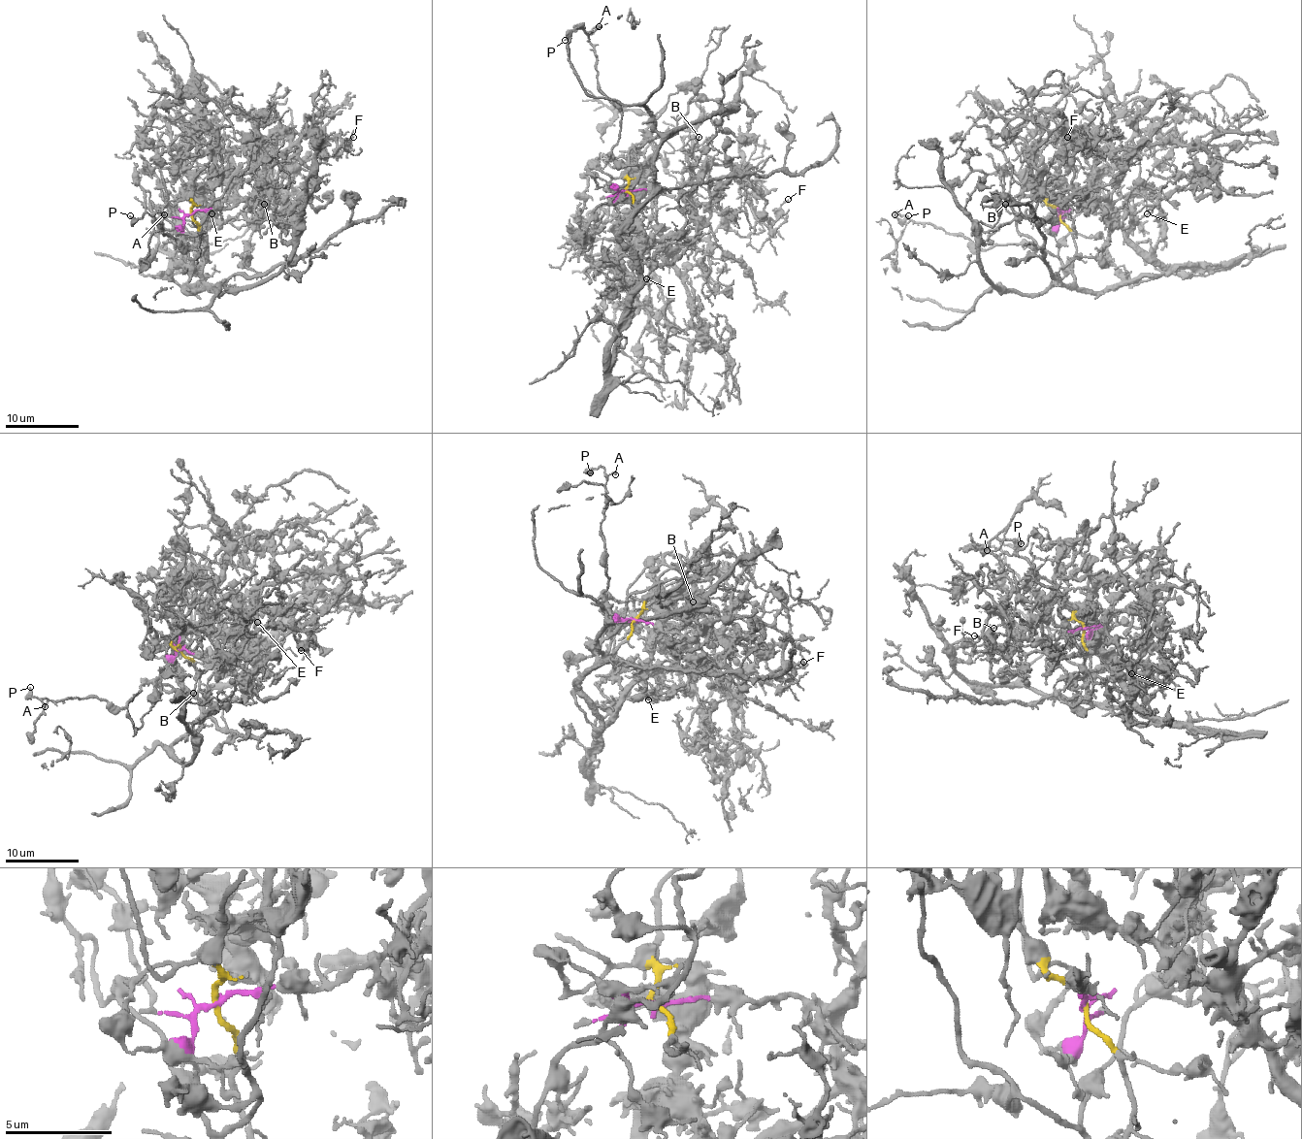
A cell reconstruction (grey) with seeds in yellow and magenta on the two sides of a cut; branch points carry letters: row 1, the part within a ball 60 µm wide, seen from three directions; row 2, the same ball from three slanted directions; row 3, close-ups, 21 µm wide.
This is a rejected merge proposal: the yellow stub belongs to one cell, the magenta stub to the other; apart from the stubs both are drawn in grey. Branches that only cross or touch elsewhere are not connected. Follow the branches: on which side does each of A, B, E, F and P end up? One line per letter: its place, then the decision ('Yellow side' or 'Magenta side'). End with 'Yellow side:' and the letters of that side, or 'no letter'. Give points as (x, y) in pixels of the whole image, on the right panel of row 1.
A: Place: (895, 214). Yellow side
B: Place: (1005, 204). Magenta side
E: Place: (1147, 213). Magenta side
F: Place: (1067, 137). Magenta side
P: Place: (908, 215). Yellow side
Yellow side: A, P

